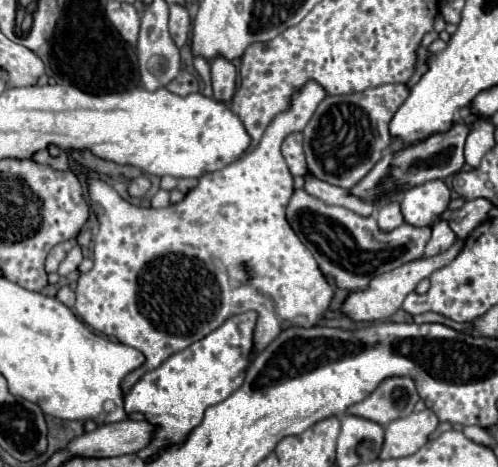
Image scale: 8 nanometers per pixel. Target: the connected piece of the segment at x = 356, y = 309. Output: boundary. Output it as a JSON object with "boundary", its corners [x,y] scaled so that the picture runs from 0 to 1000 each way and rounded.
{"boundary":[[[918,512],[910,529],[902,529],[898,537],[890,537],[890,542],[882,542],[882,546],[873,546],[873,550],[845,550],[845,555],[837,555],[837,559],[813,563],[813,567],[805,567],[805,572],[781,580],[781,585],[769,585],[769,589],[745,597],[745,606],[741,606],[737,619],[721,619],[721,623],[701,627],[701,636],[697,636],[693,649],[685,653],[685,670],[697,675],[697,679],[701,679],[705,687],[713,687],[713,692],[741,692],[741,687],[781,683],[781,679],[809,653],[809,640],[813,640],[825,623],[833,623],[837,606],[841,606],[845,597],[861,593],[869,580],[878,580],[878,576],[902,567],[902,563],[918,550],[918,542],[926,537],[926,529],[930,529],[930,516]]]}

